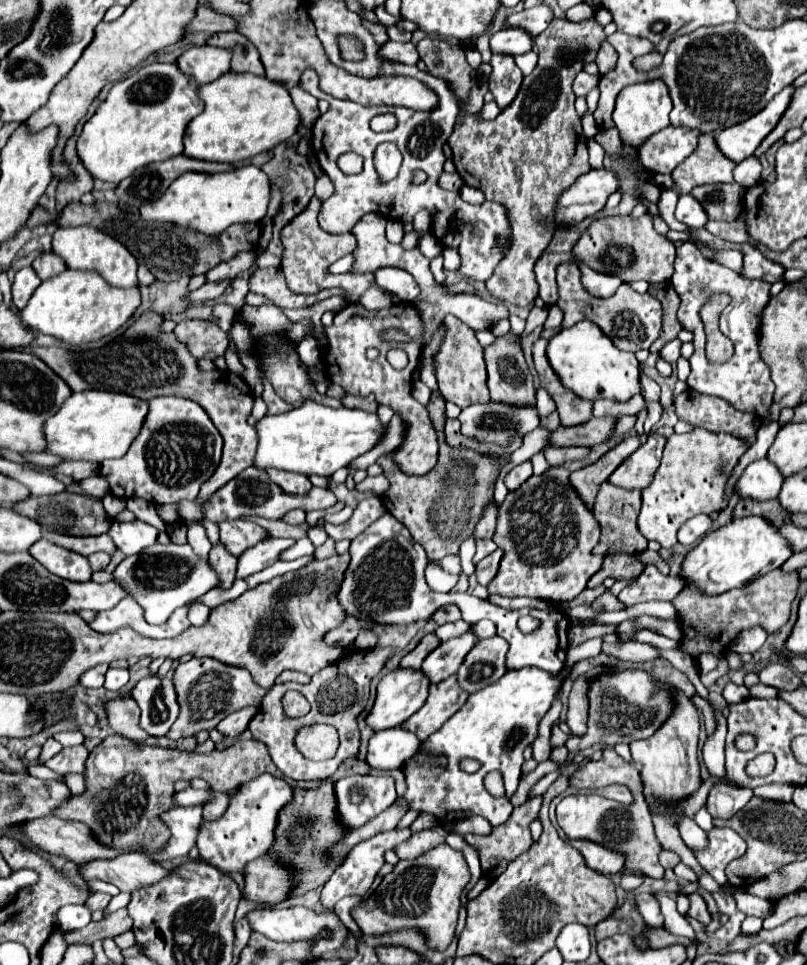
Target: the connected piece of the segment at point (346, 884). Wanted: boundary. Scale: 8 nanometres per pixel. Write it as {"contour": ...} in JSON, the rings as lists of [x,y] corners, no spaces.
{"contour":[[[405,827],[405,829],[393,829],[393,831],[383,831],[367,841],[361,841],[357,843],[351,853],[345,857],[343,865],[329,877],[329,881],[323,885],[323,891],[321,891],[321,903],[327,905],[327,907],[333,907],[341,897],[347,897],[347,895],[359,895],[359,897],[365,897],[371,889],[371,883],[377,875],[377,871],[383,867],[383,855],[387,849],[393,849],[395,845],[407,841],[409,837],[413,835],[411,827]]]}

